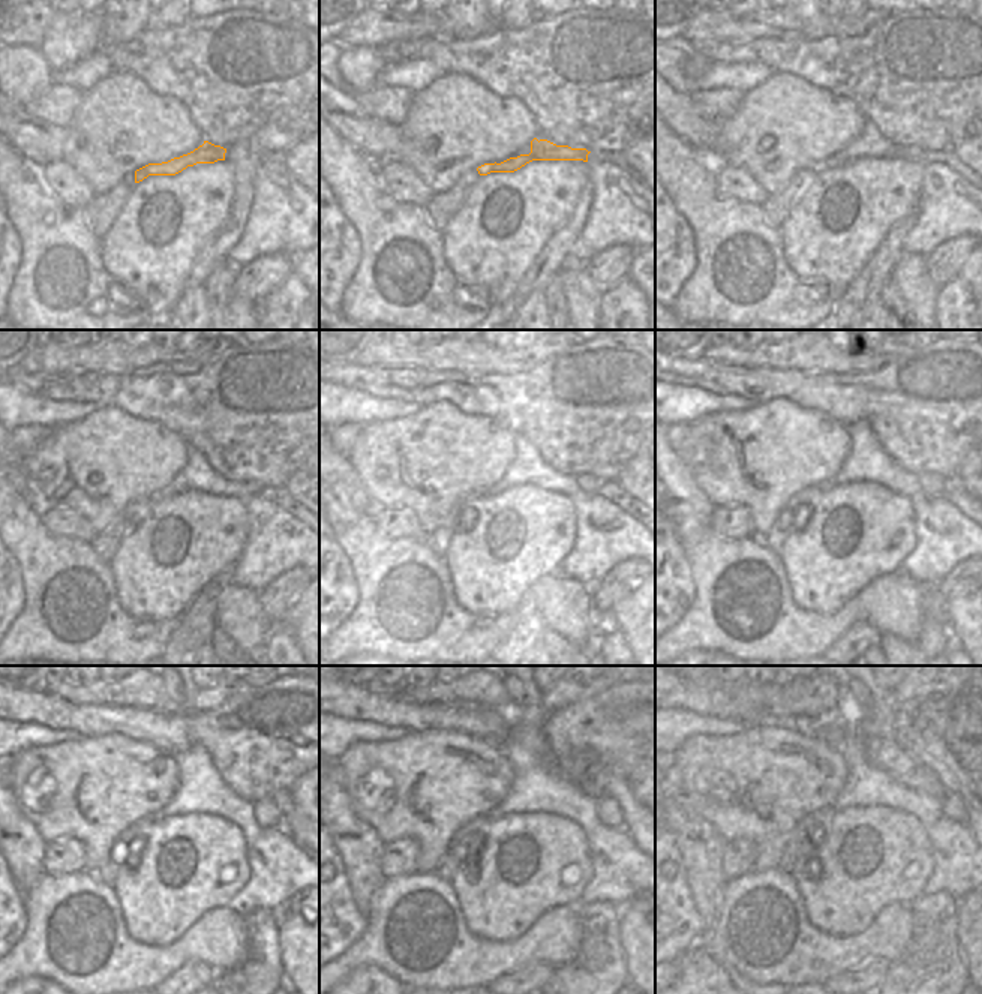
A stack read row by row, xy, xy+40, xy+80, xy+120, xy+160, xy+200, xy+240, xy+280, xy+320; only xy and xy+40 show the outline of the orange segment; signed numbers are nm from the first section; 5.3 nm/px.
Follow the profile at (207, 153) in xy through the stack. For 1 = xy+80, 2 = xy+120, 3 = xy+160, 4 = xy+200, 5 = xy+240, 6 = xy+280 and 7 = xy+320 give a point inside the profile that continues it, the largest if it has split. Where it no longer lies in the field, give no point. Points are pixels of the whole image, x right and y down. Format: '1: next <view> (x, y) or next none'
1: next xy+80 (907, 153)
2: next xy+120 (252, 488)
3: next xy+160 (589, 483)
4: next xy+200 (933, 483)
5: next xy+240 (267, 814)
6: next xy+280 (609, 813)
7: next xy+320 (952, 805)

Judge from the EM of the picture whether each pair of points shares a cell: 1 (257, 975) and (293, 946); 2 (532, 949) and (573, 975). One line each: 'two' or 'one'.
1: two
2: two

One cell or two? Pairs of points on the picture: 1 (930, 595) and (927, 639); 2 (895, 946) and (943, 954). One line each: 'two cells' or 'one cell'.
1: one cell
2: two cells

